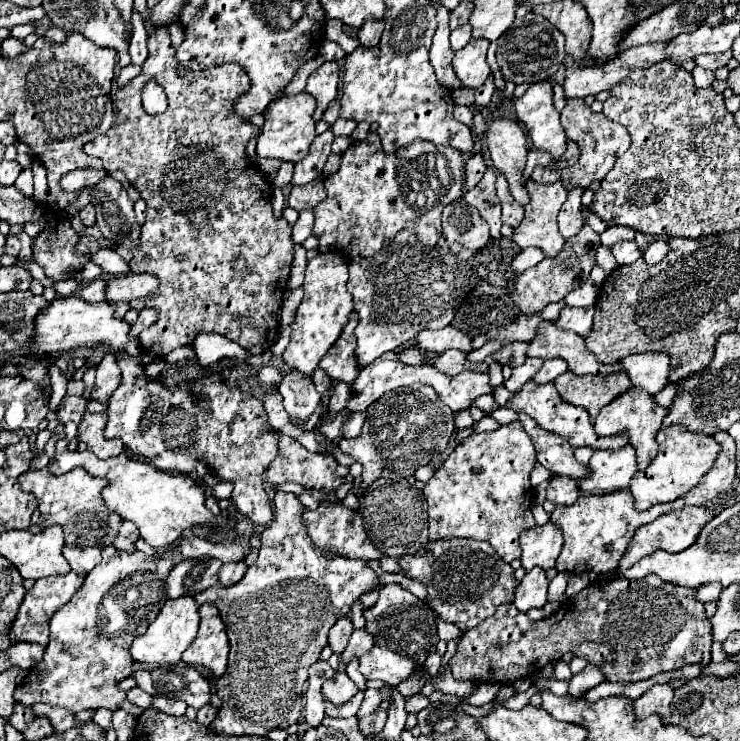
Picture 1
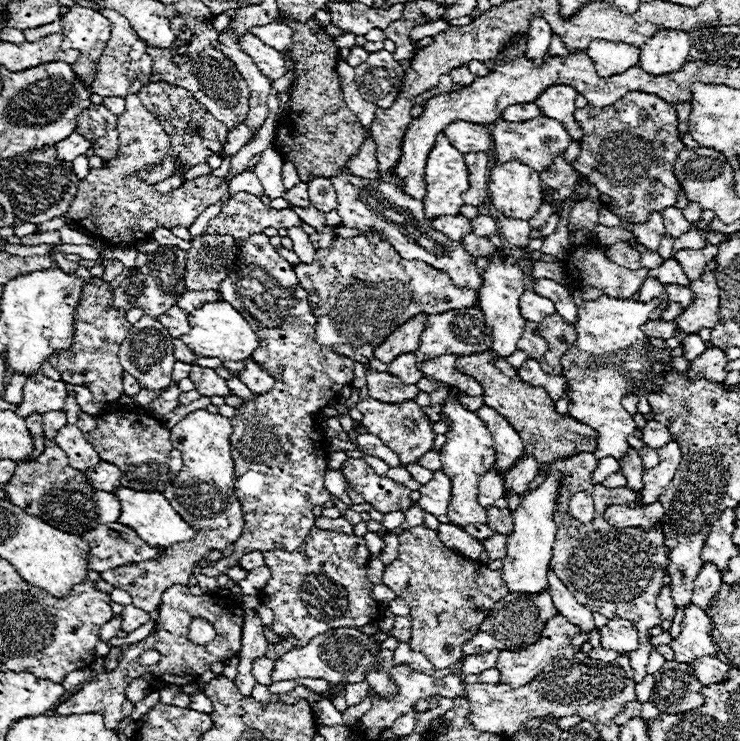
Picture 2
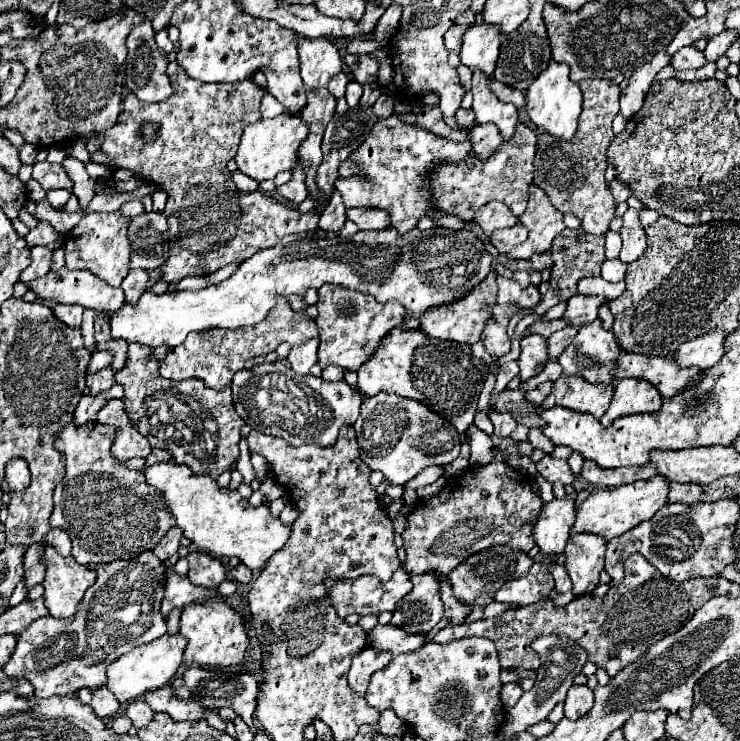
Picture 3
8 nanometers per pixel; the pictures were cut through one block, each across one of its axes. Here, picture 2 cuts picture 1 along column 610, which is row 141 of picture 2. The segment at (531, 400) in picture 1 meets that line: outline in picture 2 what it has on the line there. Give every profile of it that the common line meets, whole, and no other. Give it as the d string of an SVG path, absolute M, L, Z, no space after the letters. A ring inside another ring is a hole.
M444 134L436 138L434 148L428 154L426 170L424 170L424 182L426 182L426 196L424 196L424 208L428 220L434 220L438 216L458 216L460 208L464 206L462 194L470 188L468 184L468 170L464 166L464 156L456 152L456 148L448 142Z

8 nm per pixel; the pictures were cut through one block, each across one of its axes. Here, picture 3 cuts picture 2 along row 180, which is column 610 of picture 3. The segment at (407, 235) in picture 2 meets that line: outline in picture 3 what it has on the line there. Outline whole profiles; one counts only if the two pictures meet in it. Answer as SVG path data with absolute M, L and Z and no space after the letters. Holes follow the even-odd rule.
M594 320L594 324L586 324L580 328L580 332L574 336L572 344L560 354L558 362L566 376L580 376L592 384L614 384L614 370L616 360L622 354L622 348L616 344L614 332L608 332L602 328L600 320Z

